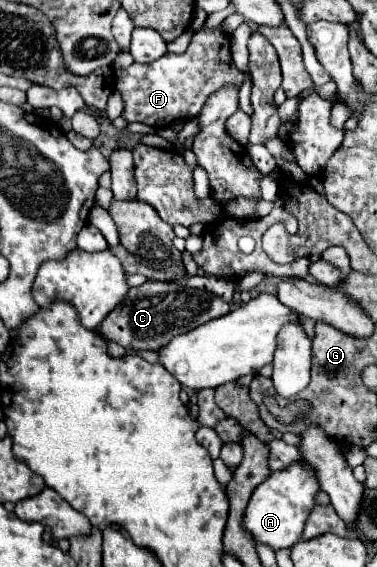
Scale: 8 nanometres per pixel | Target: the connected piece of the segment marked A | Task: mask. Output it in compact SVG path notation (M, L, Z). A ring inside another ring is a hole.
M307 463L289 467L289 471L271 473L271 477L253 491L243 515L243 529L253 537L255 543L269 545L273 551L293 547L301 539L309 511L315 507L313 499L317 491L319 487L315 471Z

